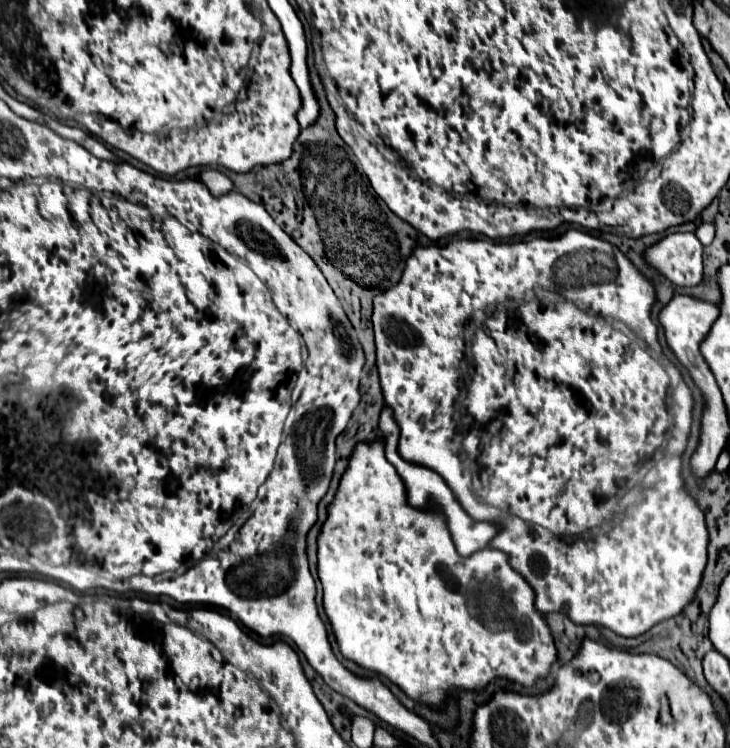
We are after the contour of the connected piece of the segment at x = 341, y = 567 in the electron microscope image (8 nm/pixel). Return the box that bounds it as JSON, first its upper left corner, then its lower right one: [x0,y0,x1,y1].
[318,439,556,707]

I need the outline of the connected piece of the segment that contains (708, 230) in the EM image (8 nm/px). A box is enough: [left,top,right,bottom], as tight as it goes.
[646,223,714,287]

